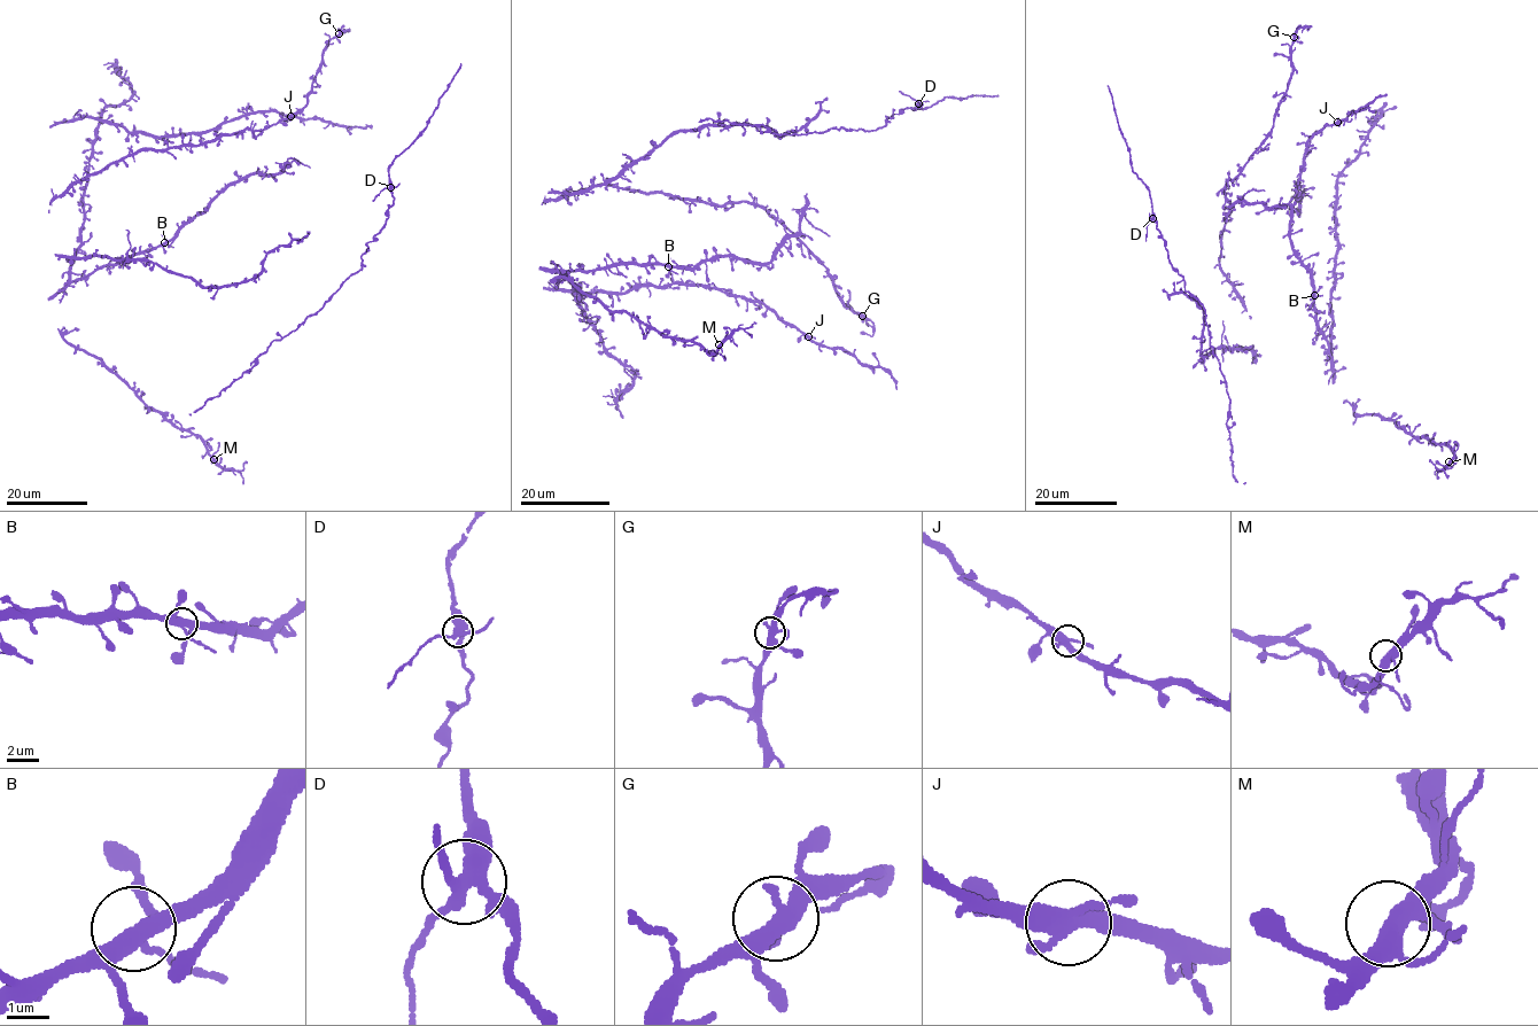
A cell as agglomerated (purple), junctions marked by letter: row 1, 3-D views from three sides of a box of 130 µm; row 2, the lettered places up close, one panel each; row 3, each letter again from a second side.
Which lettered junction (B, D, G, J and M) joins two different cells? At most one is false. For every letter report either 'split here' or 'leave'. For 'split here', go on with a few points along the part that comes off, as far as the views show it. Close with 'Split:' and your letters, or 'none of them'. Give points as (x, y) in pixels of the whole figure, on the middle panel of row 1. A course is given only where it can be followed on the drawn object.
B: leave
D: split here; foreign part runs (918, 103), (899, 91)
G: leave
J: leave
M: leave
Split: D

